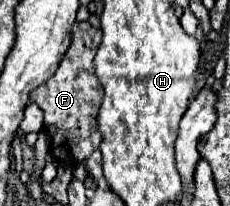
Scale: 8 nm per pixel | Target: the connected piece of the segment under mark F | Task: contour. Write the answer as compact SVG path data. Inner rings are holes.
M76 22L72 28L72 42L66 50L54 78L46 80L38 90L30 94L30 100L44 110L44 126L50 134L50 150L56 160L70 164L82 164L94 148L100 146L98 132L98 108L102 102L102 84L94 76L94 56L102 40L102 30L88 22Z

